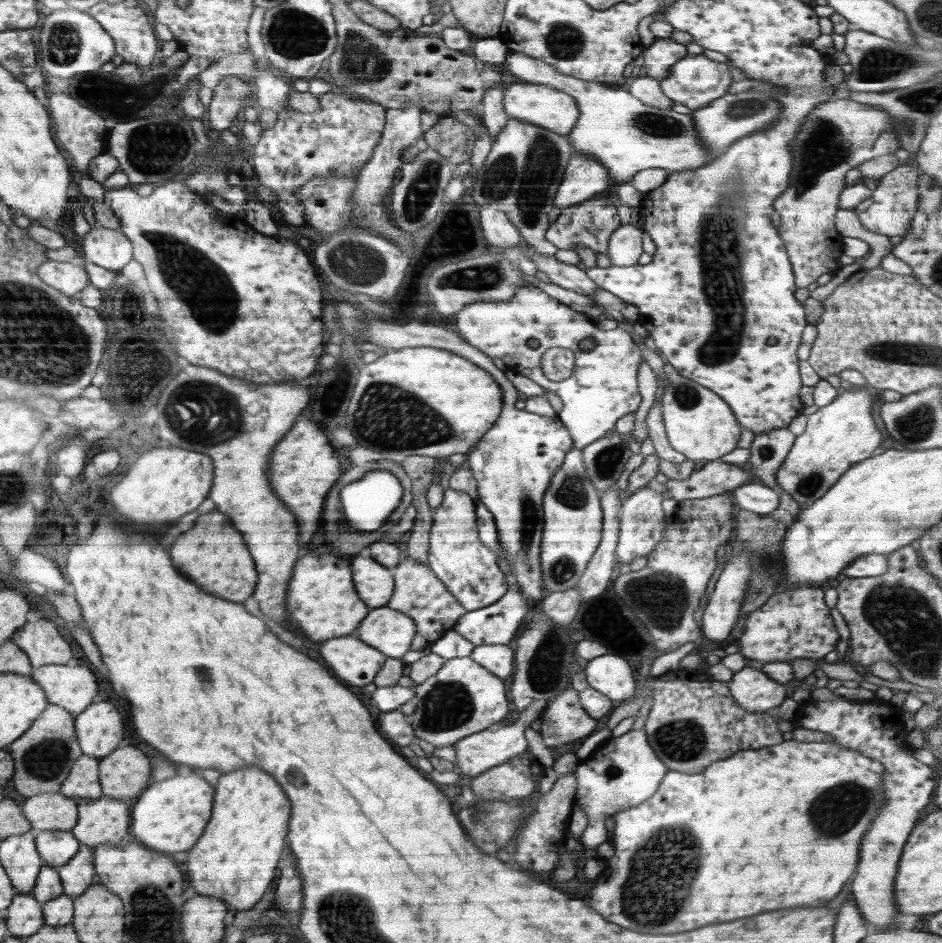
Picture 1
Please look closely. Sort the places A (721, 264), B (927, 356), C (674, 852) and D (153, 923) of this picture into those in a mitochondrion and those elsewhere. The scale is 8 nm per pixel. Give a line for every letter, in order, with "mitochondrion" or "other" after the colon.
A: mitochondrion
B: mitochondrion
C: mitochondrion
D: mitochondrion

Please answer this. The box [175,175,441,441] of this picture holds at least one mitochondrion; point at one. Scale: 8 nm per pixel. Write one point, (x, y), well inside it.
(358, 265)

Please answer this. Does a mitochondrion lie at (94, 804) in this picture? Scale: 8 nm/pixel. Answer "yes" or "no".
no

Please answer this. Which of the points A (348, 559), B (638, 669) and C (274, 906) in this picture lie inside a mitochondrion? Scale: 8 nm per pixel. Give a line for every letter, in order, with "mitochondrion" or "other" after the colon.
A: other
B: other
C: other

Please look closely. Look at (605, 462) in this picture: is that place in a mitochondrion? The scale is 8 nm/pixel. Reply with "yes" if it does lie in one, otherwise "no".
yes

